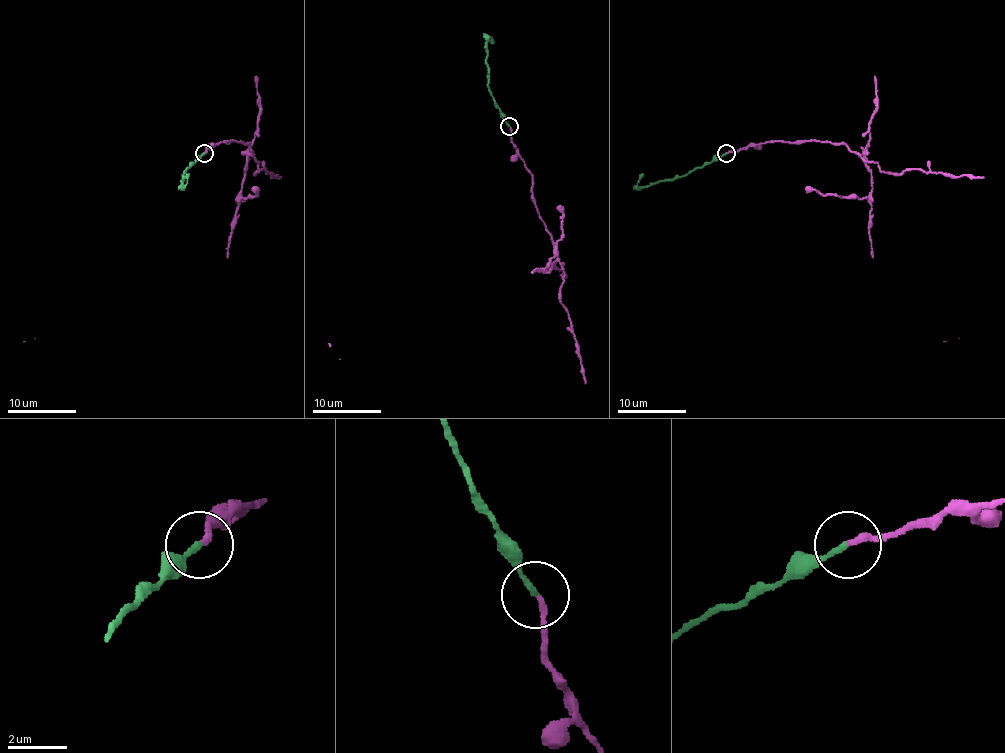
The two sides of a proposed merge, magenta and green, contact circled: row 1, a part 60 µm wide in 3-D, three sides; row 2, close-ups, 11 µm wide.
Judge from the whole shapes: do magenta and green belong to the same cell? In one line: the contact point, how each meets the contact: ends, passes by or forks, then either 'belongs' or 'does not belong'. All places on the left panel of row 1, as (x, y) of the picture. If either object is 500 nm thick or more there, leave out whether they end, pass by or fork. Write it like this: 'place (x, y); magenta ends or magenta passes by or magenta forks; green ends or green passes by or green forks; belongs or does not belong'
place (204, 153); magenta ends; green ends; does not belong

